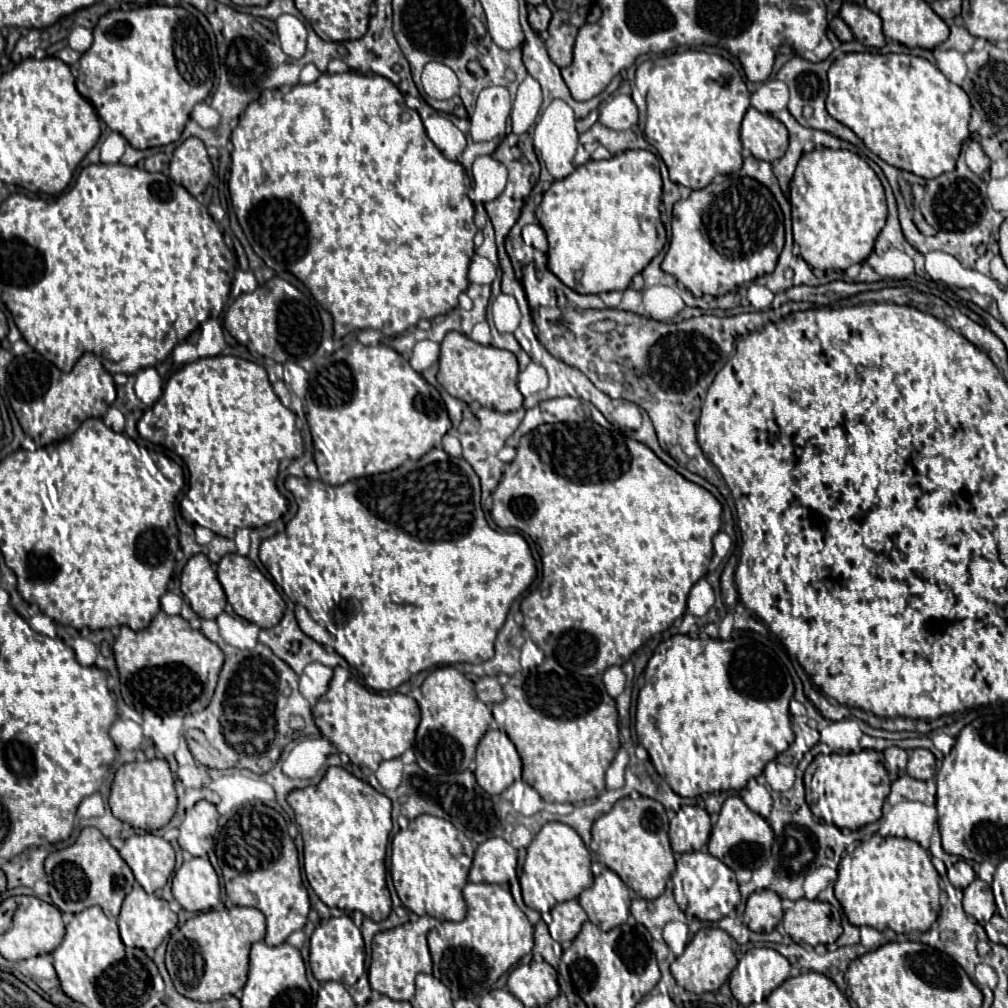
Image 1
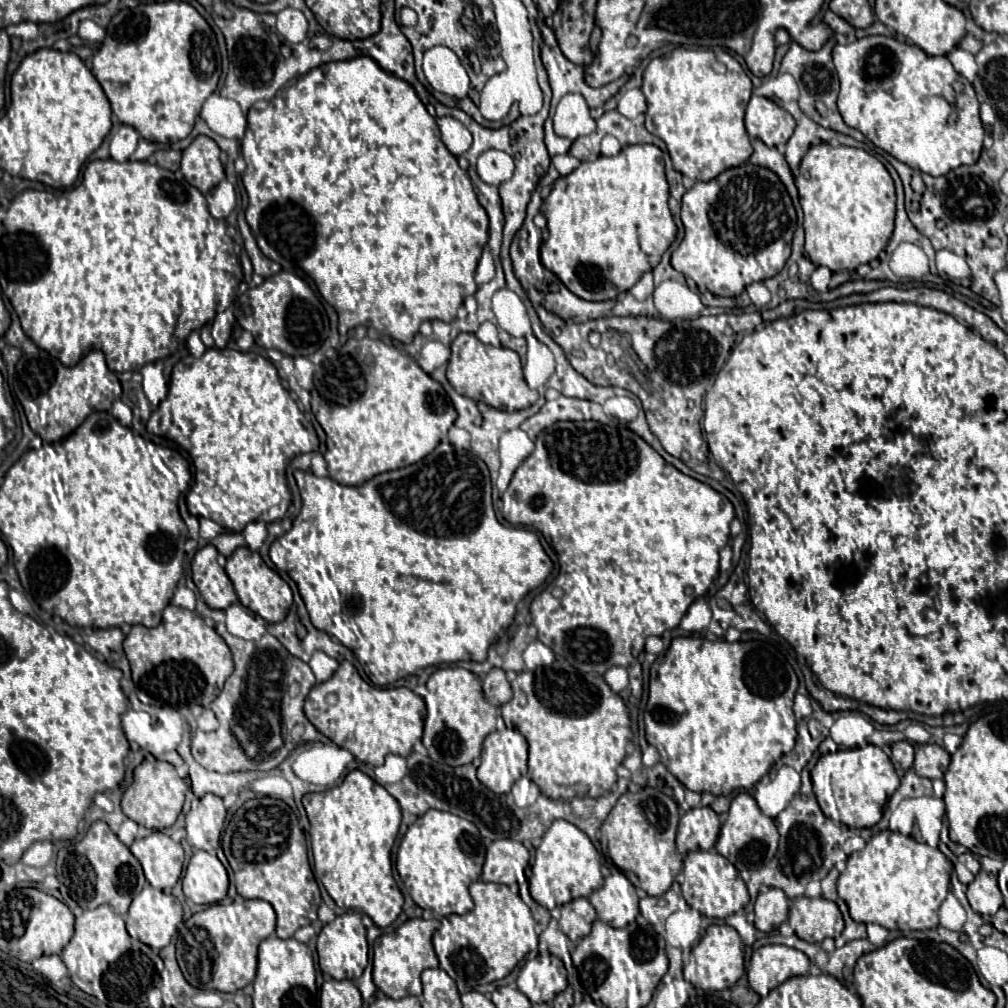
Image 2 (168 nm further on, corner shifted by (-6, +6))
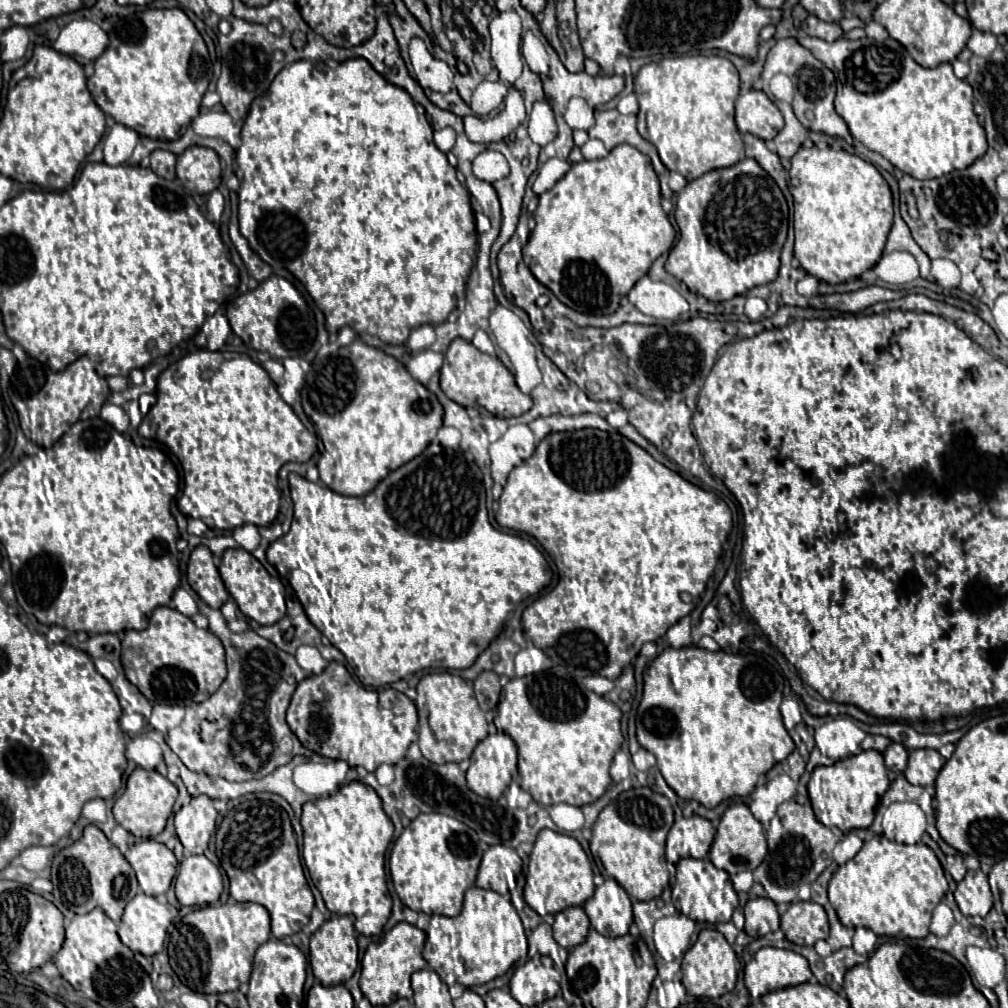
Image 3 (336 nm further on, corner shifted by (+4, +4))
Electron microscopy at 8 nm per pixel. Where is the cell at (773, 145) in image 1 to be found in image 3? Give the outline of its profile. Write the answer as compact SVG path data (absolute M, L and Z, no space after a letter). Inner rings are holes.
M748 90L736 100L736 126L742 134L772 140L784 128L784 118L762 90Z

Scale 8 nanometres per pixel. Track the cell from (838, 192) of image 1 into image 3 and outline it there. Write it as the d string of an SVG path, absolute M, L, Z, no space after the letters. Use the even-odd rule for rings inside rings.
M800 148L792 156L792 168L790 176L796 178L798 186L790 186L792 198L794 198L794 232L796 232L796 246L794 256L798 258L800 266L816 276L818 280L824 280L828 284L846 282L850 278L858 278L864 270L872 268L878 258L882 256L886 236L892 228L892 192L882 178L882 174L866 160L862 160L856 154L848 154L842 148Z

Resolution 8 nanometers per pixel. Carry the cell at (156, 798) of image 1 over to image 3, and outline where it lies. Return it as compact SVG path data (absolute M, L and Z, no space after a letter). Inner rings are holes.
M136 768L126 782L126 790L124 794L114 802L112 814L116 818L116 822L120 826L124 826L130 834L140 836L140 838L152 838L156 834L160 834L166 826L168 816L172 814L172 806L174 800L178 796L176 786L162 774L158 774L156 770L144 770L144 768Z

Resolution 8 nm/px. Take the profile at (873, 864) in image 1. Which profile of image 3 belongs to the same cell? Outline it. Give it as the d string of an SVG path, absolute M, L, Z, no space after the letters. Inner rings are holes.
M872 836L862 850L842 864L828 884L828 898L844 926L870 928L876 936L926 938L932 910L948 892L944 870L926 844L898 844Z

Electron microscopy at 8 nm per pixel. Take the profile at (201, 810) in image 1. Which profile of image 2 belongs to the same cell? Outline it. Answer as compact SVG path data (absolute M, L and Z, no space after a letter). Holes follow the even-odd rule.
M206 794L186 814L186 840L194 850L214 852L220 846L220 836L226 820L222 798Z

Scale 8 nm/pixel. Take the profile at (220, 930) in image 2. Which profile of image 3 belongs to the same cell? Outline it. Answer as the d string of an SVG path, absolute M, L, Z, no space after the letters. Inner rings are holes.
M228 902L194 910L176 928L184 942L168 944L168 956L180 982L194 992L221 994L235 991L250 980L254 952L270 938L270 916L260 904Z

